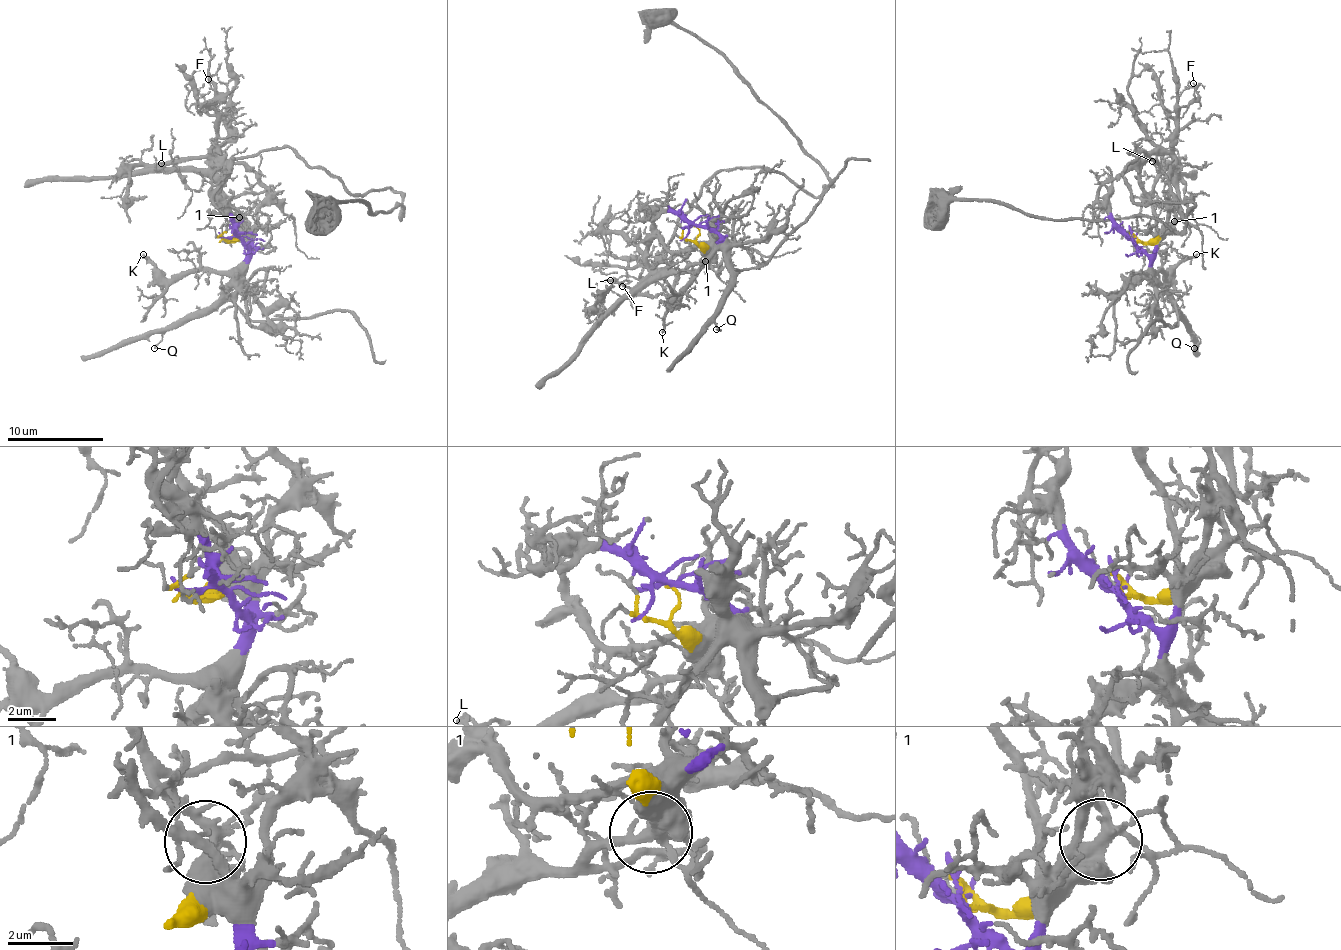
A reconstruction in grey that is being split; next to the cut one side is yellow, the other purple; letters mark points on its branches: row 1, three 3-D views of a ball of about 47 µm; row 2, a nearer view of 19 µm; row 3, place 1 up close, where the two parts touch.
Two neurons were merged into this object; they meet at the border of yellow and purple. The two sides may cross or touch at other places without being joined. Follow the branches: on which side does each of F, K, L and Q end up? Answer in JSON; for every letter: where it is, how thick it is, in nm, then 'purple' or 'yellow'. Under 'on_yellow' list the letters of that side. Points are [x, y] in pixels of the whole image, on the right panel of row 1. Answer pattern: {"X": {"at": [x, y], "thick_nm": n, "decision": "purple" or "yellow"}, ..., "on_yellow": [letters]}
{"F": {"at": [1193, 83], "thick_nm": 70, "decision": "yellow"}, "K": {"at": [1196, 254], "thick_nm": 140, "decision": "purple"}, "L": {"at": [1152, 161], "thick_nm": 130, "decision": "yellow"}, "Q": {"at": [1194, 348], "thick_nm": 90, "decision": "purple"}, "on_yellow": ["F", "L"]}

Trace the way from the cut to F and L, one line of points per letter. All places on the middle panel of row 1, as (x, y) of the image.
F: (697, 226), (705, 261), (681, 272), (653, 267), (655, 262), (642, 265), (641, 283), (622, 285)
L: (697, 226), (697, 243), (705, 261), (672, 272), (634, 293), (623, 286), (624, 282), (611, 279)

